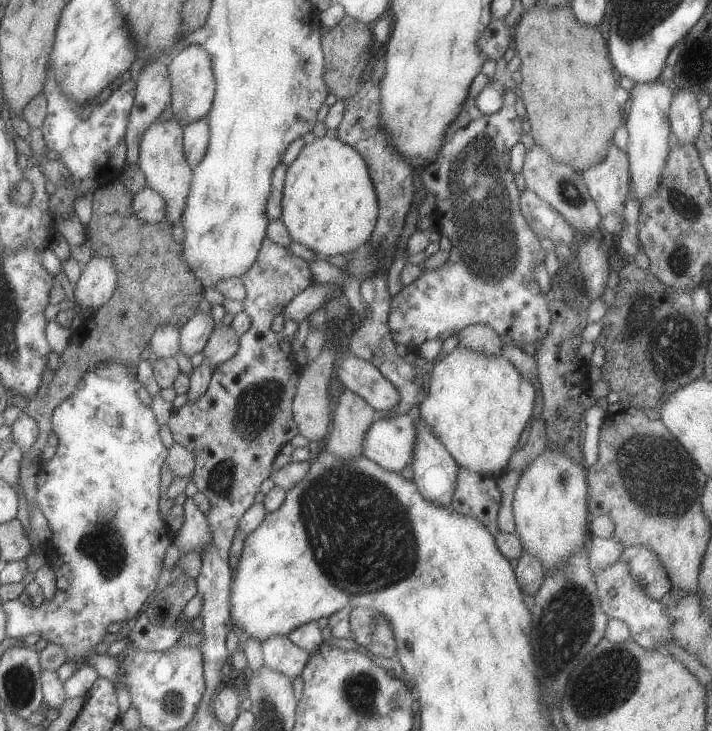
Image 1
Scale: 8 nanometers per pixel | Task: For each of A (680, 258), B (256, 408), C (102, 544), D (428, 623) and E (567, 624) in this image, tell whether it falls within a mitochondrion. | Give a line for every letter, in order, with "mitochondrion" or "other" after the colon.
A: mitochondrion
B: mitochondrion
C: mitochondrion
D: other
E: mitochondrion

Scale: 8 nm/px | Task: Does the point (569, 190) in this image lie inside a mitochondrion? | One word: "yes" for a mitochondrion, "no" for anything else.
yes

